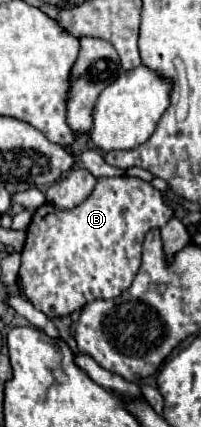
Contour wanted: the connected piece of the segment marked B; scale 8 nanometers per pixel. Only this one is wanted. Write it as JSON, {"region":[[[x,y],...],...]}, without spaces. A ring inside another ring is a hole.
{"region":[[[130,176],[98,178],[92,194],[72,210],[60,210],[46,202],[34,212],[22,248],[22,266],[18,278],[26,300],[48,318],[58,318],[80,310],[92,300],[120,296],[120,292],[132,284],[140,268],[142,242],[146,232],[150,228],[162,228],[170,218],[174,218],[174,210],[164,202],[160,190],[156,190],[150,182]]]}

